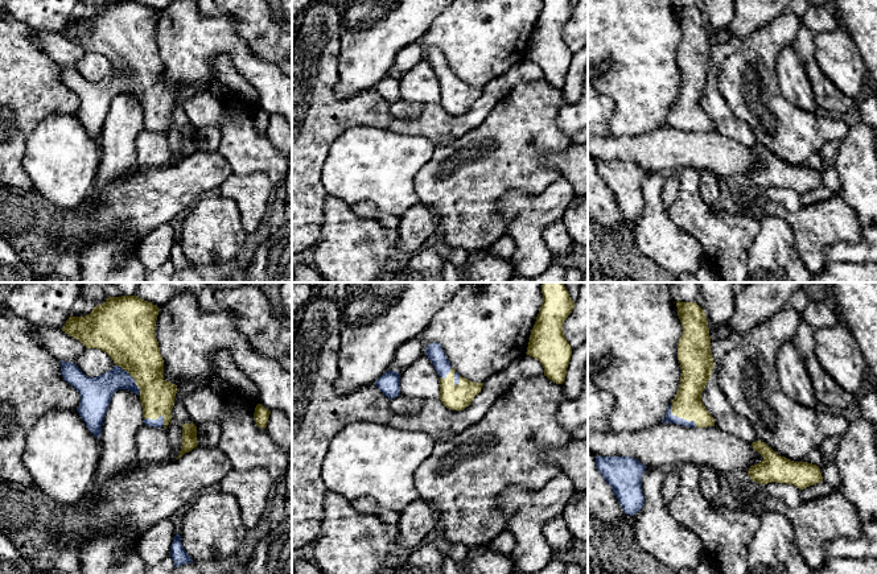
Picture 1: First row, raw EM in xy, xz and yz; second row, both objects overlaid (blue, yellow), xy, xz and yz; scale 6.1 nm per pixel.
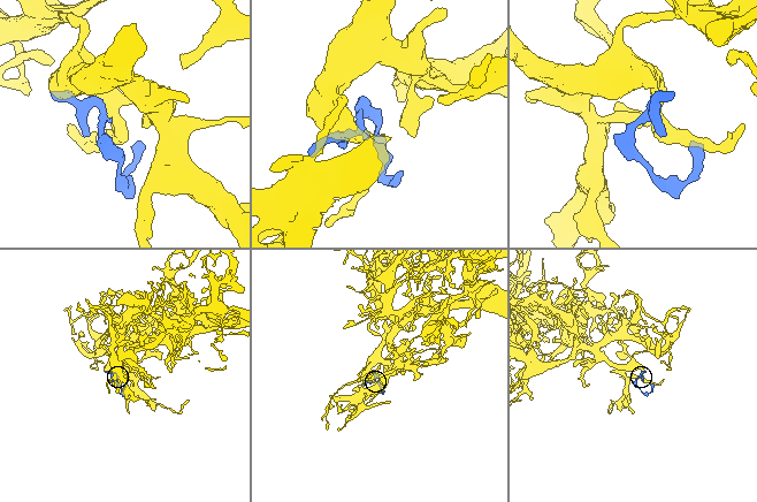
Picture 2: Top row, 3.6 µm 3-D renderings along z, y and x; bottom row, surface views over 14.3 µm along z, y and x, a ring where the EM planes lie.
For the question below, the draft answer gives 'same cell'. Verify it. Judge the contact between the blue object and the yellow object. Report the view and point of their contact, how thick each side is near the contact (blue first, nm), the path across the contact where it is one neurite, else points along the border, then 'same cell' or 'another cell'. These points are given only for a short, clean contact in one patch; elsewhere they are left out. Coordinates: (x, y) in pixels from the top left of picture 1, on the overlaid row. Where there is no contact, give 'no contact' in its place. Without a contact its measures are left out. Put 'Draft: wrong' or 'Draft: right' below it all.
xy (132, 378) | 190/320 nm | across xy (95, 393), (118, 378), (132, 378), (132, 349), (128, 337) | same cell
Draft: right

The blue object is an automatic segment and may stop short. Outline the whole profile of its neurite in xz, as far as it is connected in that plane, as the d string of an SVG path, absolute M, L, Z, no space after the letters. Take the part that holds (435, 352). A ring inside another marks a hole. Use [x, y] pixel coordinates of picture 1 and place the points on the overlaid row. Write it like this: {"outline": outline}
{"outline": "M429 343L425 354L440 376L440 400L452 410L464 410L481 392L483 383L460 376L450 366L440 343Z"}

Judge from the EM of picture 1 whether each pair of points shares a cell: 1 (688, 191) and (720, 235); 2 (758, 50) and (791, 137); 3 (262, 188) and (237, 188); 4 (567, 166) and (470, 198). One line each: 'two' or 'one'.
1: one
2: one
3: one
4: two

